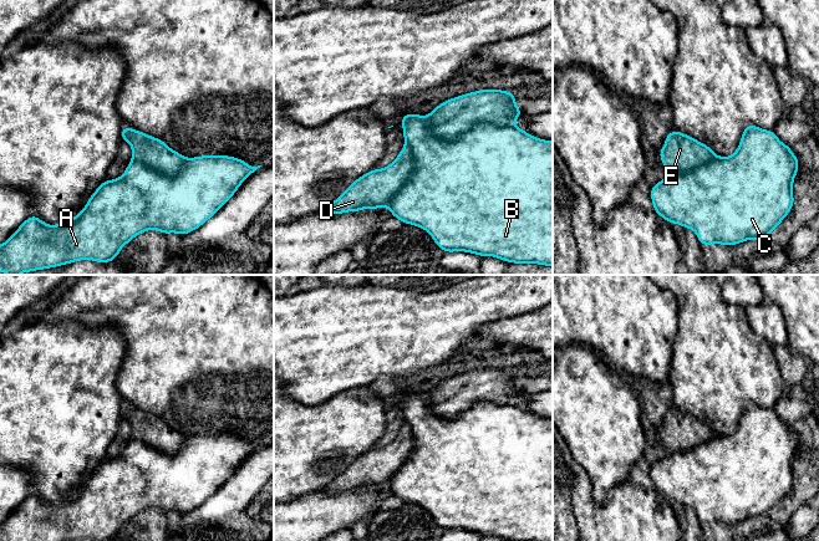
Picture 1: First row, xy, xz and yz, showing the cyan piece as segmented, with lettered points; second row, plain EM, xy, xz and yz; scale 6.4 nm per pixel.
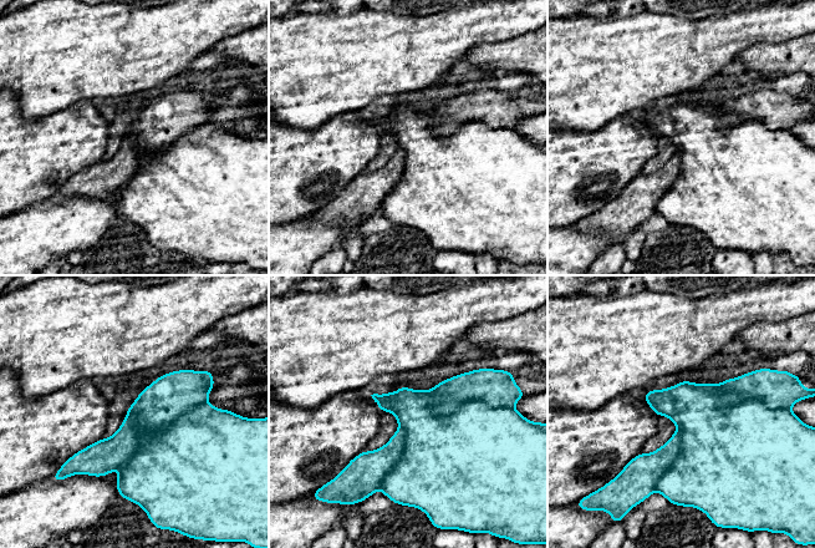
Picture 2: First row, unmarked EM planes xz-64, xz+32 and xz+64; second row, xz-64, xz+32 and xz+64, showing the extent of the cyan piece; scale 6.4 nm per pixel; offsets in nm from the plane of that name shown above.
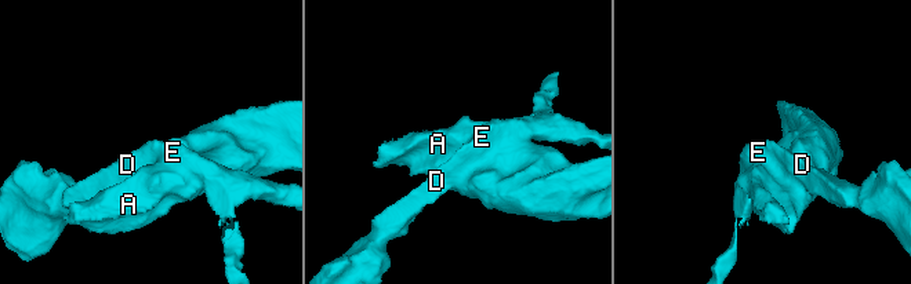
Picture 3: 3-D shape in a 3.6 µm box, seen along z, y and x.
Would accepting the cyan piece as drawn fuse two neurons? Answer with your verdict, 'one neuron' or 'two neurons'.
two neurons

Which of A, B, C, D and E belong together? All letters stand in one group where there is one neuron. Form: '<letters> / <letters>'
A B C / D E

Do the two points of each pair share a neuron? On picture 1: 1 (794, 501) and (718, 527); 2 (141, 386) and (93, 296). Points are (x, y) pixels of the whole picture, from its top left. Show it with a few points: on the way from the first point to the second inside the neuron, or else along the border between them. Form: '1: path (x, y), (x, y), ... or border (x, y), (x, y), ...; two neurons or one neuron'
1: path (776, 519), (761, 526), (737, 527); one neuron
2: path (141, 362), (141, 336), (117, 312); one neuron

